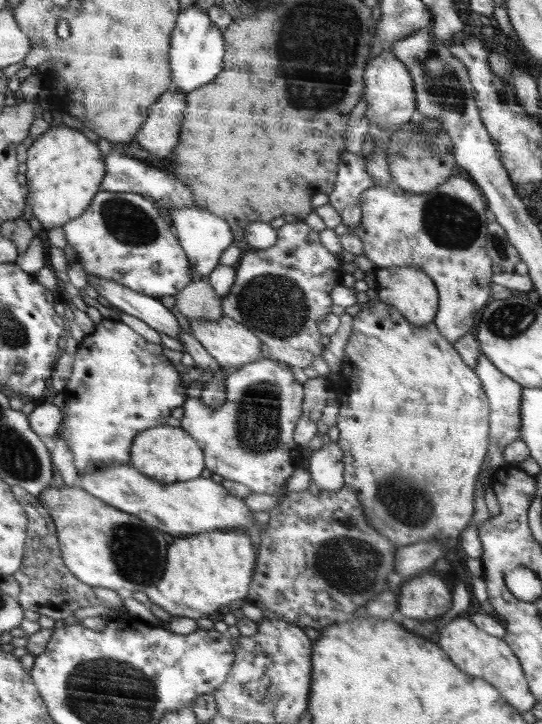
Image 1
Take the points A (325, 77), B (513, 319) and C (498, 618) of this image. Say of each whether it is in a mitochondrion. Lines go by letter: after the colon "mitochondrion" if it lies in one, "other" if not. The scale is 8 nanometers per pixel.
A: mitochondrion
B: mitochondrion
C: other

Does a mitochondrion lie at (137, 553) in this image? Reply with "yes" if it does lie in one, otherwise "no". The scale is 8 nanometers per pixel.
yes

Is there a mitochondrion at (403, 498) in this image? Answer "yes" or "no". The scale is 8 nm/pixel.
yes

